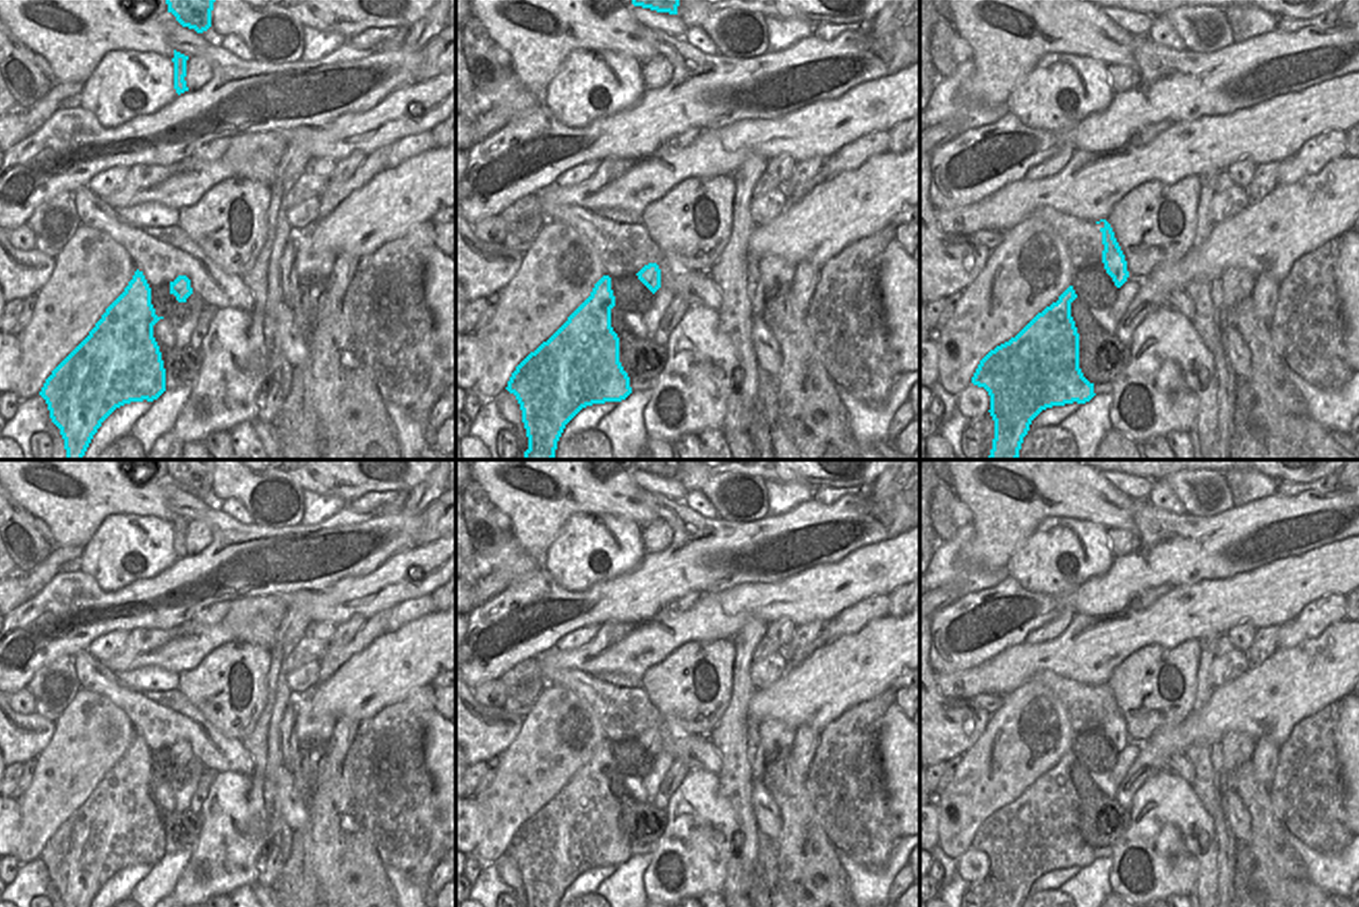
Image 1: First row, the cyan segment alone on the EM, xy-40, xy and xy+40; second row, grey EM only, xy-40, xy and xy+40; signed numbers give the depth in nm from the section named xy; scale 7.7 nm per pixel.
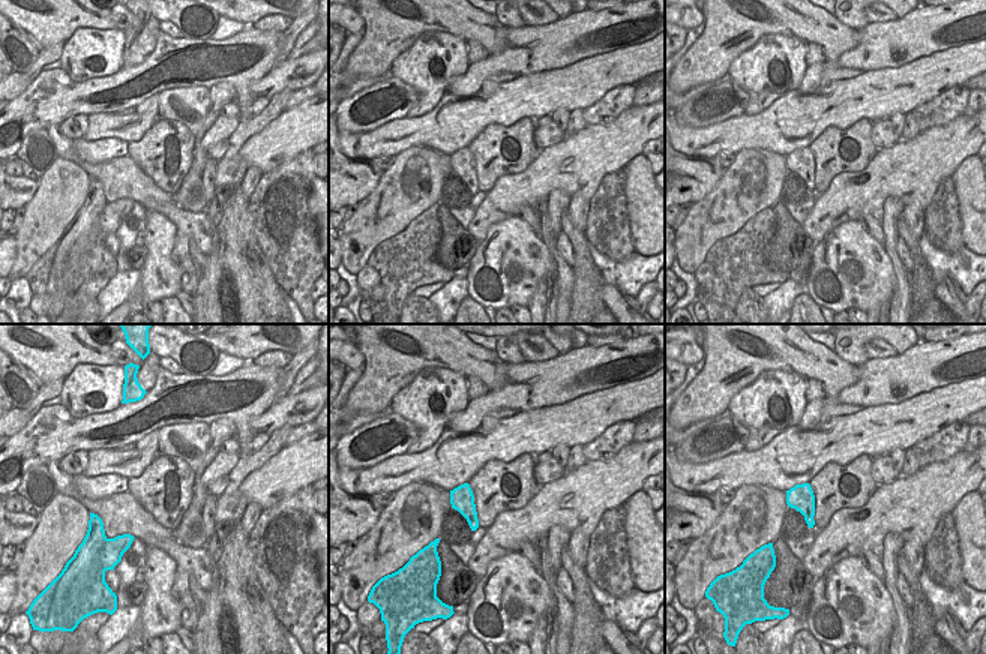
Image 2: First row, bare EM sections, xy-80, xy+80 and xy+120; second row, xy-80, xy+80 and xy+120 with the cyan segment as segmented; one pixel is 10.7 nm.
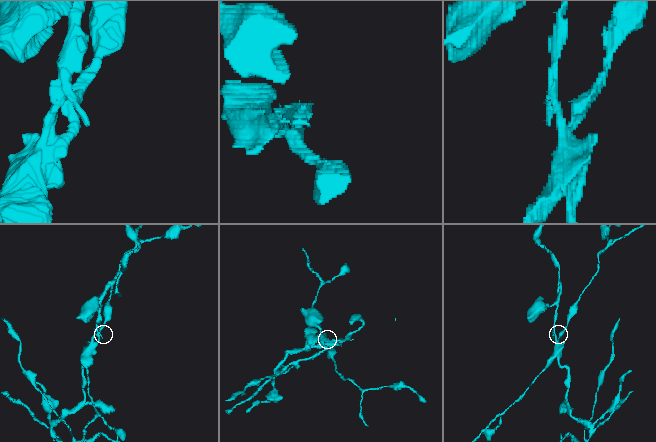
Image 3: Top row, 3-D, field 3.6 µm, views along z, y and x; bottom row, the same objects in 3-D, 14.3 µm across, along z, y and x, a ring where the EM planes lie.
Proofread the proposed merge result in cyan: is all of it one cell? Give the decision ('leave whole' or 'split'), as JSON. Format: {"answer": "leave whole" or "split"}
{"answer": "split"}

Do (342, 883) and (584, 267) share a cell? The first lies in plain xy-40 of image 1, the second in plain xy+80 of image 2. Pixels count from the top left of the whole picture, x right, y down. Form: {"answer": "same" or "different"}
{"answer": "same"}

